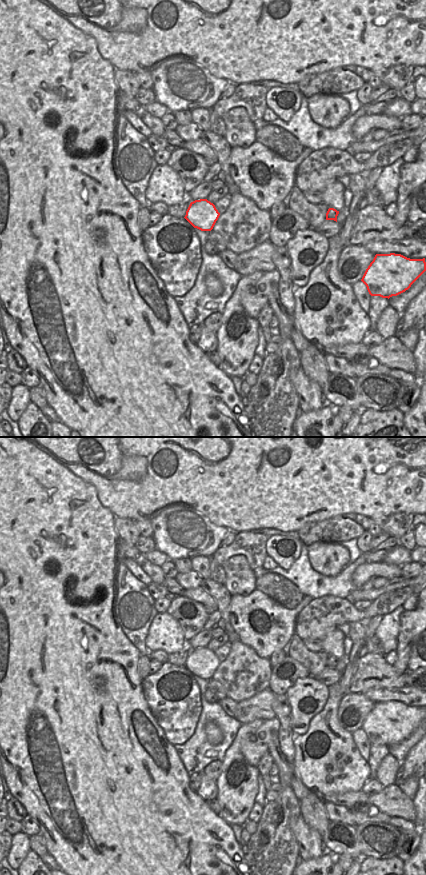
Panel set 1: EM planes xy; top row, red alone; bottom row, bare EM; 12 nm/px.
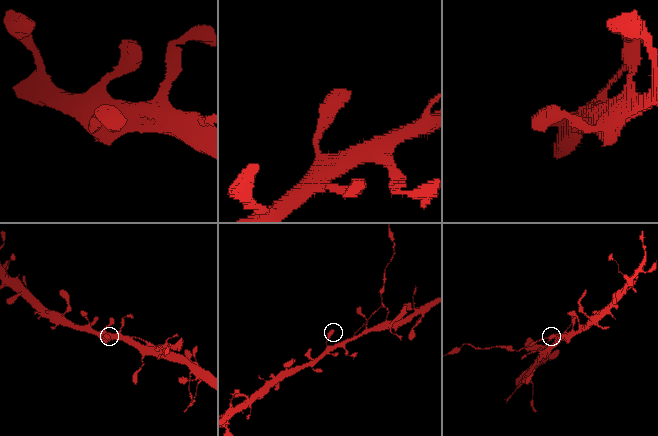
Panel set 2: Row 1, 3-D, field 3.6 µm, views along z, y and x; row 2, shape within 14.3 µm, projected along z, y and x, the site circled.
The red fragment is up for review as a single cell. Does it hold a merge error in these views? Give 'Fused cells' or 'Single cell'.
Fused cells.

